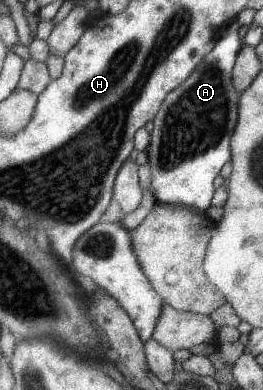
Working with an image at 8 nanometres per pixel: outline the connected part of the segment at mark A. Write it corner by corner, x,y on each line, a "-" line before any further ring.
231,21
227,26
221,28
220,33
217,35
217,45
214,50
211,50
210,54
203,58
202,63
197,67
197,69
180,85
176,88
167,98
166,101
162,103
161,109
157,113
157,117
153,121
153,132
150,134
150,144
147,148
147,154
149,155
149,165
151,166
151,188
150,191
155,197
155,201
159,203
166,203
171,205
180,205
186,208
196,209
197,211
206,212
208,208
212,206
211,198
213,197
213,192
215,192
215,178
219,174
219,170
229,162
231,159
231,148
233,147
233,140
231,139
231,134
233,134
233,128
237,128
237,102
241,101
241,94
234,84
233,71
235,64
237,62
238,54
242,49
241,36
239,36
239,24
235,21

